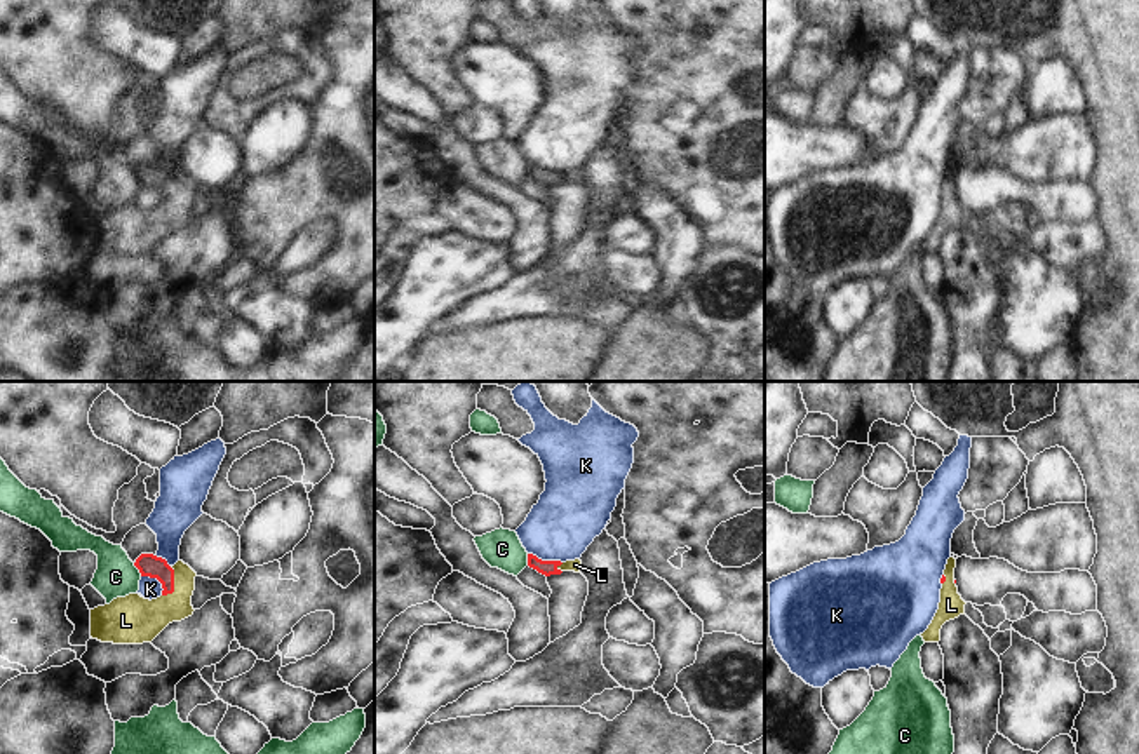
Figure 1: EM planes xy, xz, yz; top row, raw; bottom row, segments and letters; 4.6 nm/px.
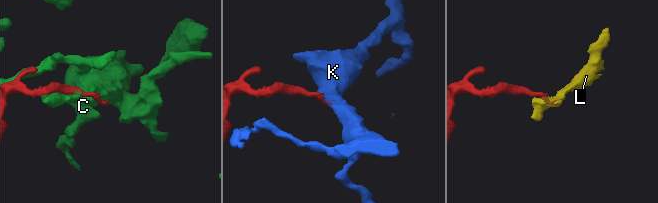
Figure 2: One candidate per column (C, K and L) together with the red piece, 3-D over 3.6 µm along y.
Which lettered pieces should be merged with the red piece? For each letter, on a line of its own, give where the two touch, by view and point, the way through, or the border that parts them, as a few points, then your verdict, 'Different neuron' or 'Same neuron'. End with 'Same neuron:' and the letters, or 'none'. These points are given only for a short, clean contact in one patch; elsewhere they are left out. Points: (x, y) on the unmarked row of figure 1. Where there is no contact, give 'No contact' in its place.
C: Touches red at xy (138, 178). Different neuron
K: Touches red at xz (545, 171). Boundary: xz (528, 162), (561, 173). Different neuron
L: Touches red at xy (173, 194). Path across: xy (148, 175), (155, 176), (173, 194), (148, 228), (133, 230). Same neuron
Same neuron: L.

